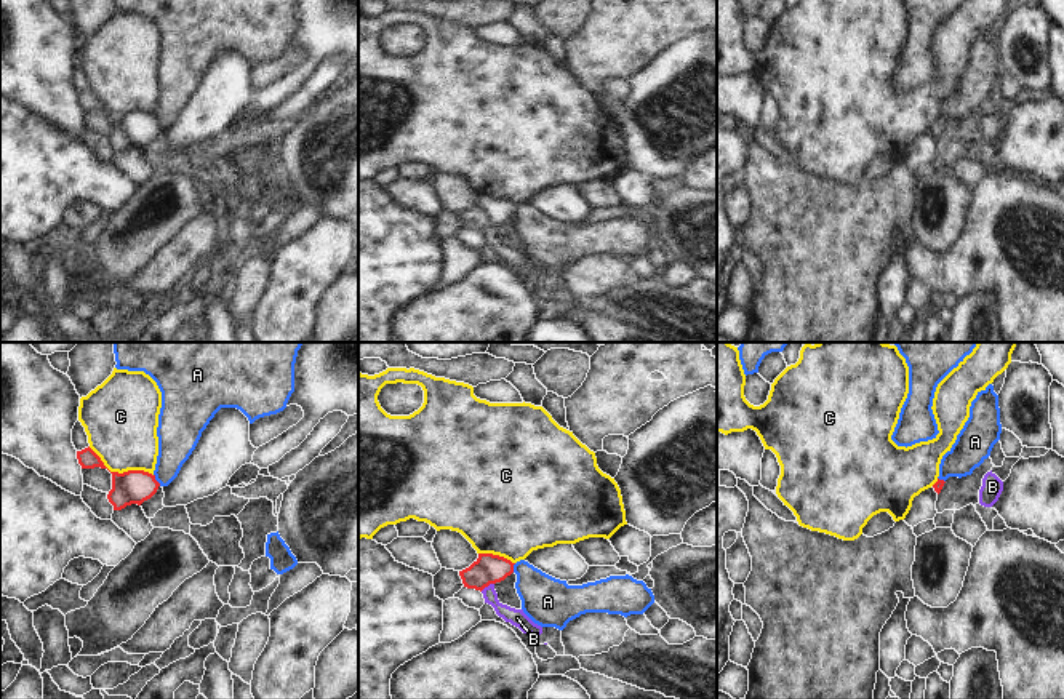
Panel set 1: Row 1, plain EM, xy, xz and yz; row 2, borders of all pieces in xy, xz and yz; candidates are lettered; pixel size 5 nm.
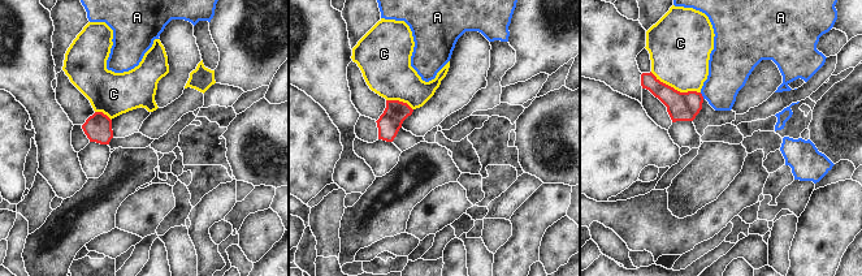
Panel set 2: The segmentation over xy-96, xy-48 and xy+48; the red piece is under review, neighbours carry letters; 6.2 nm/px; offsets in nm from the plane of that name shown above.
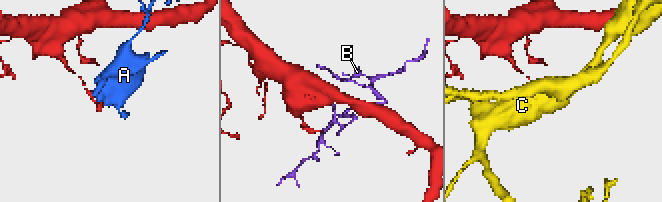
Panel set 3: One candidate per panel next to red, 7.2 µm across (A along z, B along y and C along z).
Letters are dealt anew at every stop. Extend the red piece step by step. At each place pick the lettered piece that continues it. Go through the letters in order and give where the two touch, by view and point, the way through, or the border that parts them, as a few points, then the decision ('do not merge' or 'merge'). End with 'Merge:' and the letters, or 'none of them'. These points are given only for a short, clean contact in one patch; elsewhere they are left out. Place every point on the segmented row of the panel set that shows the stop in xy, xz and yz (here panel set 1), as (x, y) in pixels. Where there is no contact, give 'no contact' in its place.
A: contact xy (156, 480); border xy (154, 474), (160, 485); do not merge
B: contact xz (487, 586); way xz (488, 568), (487, 586), (490, 597), (517, 618); merge
C: contact xy (120, 474); do not merge
Merge: B

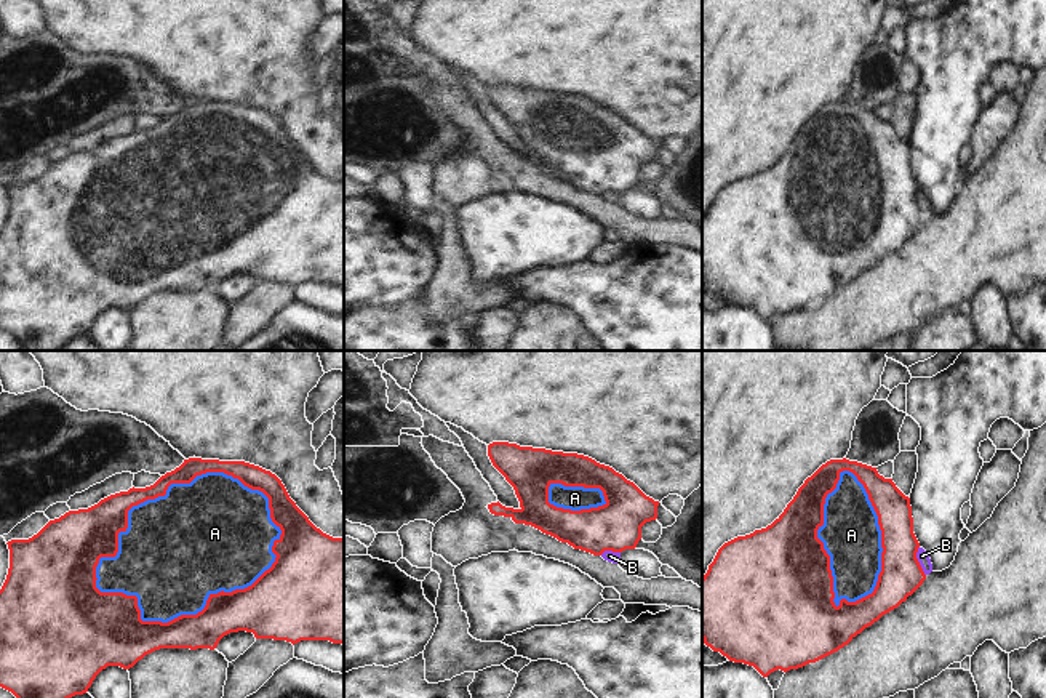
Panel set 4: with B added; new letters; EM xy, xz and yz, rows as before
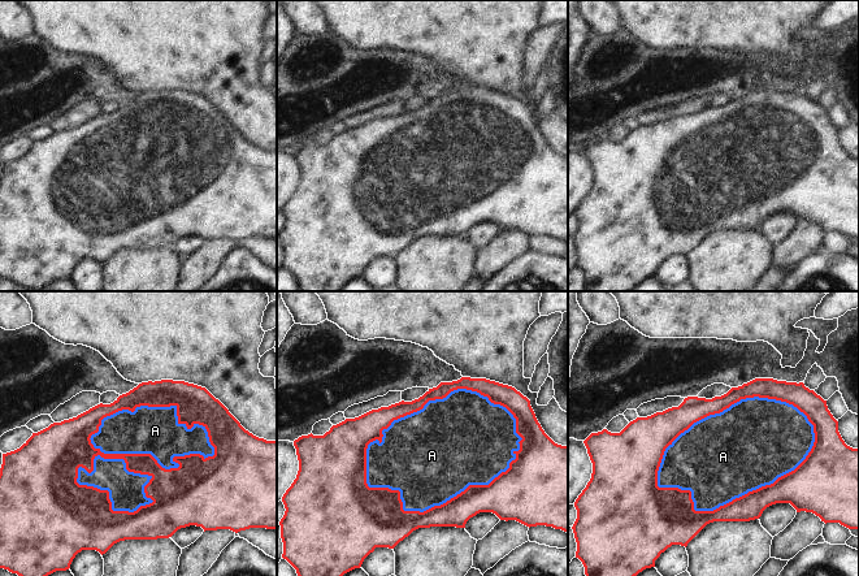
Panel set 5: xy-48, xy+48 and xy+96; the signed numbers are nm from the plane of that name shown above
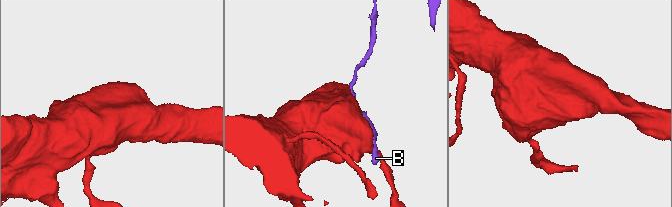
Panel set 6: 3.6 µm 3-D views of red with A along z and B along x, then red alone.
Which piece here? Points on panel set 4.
A: contact xy (194, 615); merge
B: contact yz (917, 561); do not merge
Merge: A

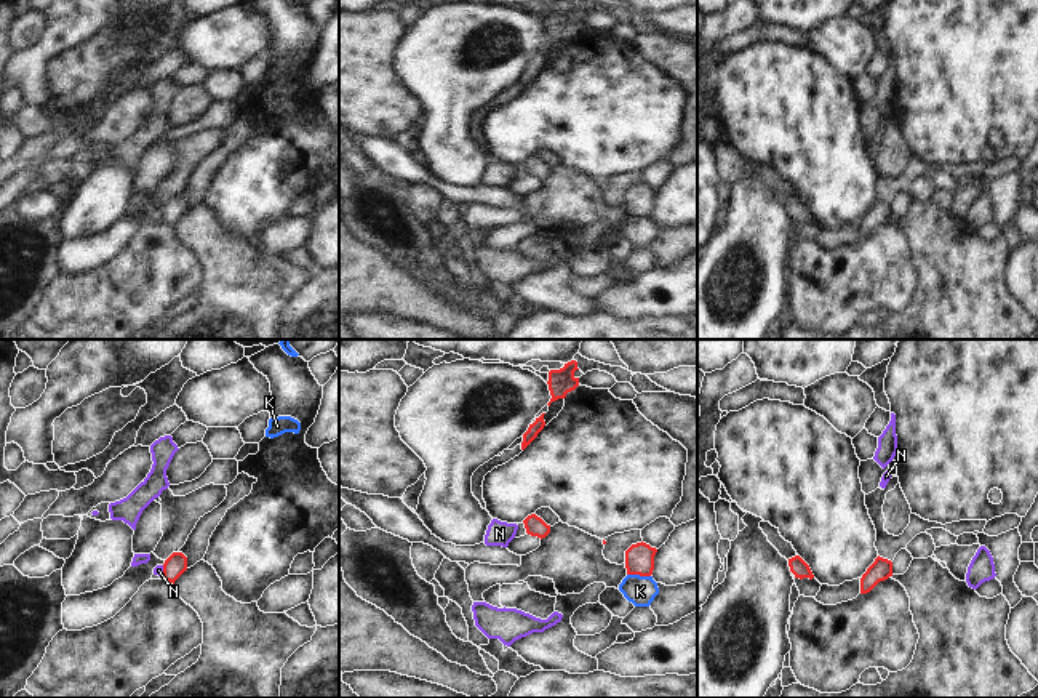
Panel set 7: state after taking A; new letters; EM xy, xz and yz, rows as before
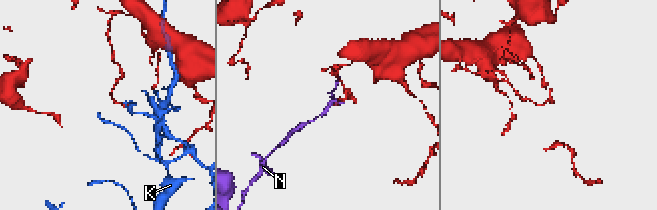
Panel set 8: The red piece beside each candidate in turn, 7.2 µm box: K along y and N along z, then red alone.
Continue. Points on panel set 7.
K: contact xz (638, 573); border xz (627, 573), (650, 577); do not merge
N: contact xy (163, 572); border xy (163, 565), (160, 577); do not merge
Merge: none of them

